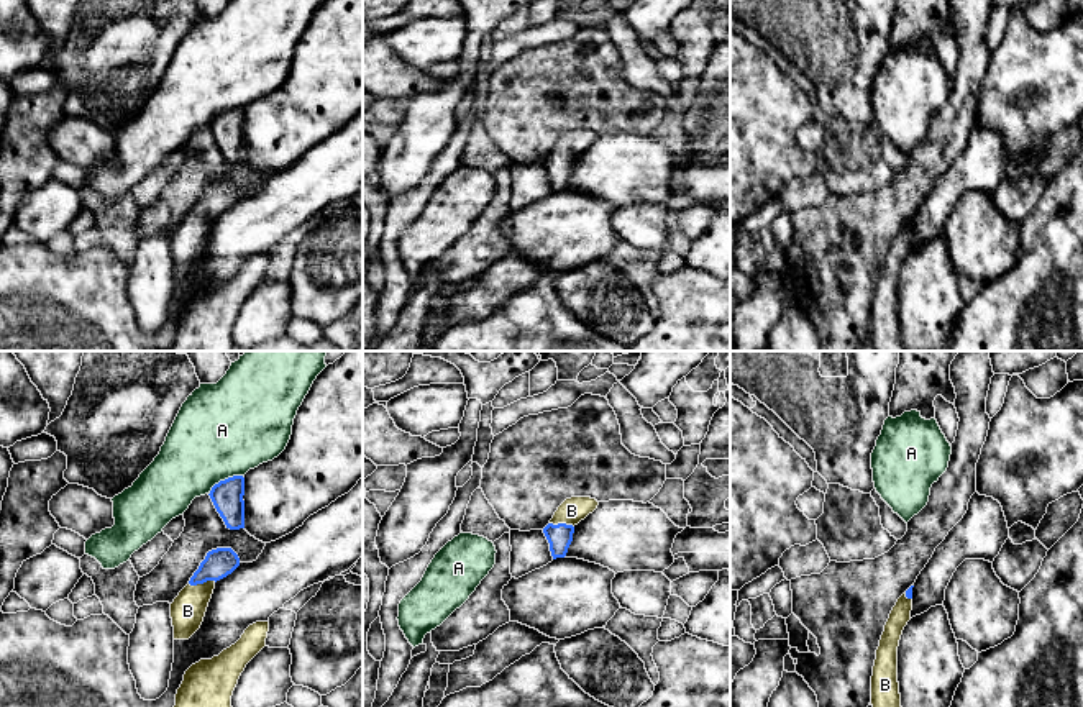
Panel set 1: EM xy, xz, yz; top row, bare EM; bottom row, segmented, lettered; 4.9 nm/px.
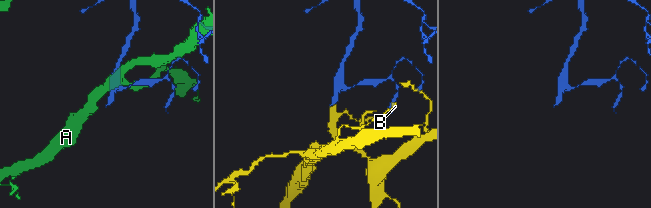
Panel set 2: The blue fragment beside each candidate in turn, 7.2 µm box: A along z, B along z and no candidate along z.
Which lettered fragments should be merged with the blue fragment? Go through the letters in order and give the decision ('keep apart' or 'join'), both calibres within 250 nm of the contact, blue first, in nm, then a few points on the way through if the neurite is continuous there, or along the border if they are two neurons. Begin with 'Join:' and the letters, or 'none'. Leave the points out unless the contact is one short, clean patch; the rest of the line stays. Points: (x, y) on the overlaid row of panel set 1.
Join: B
A: keep apart; calibres 160 and 460 nm
B: join; calibres 150 and 170 nm; way xy (219, 563), (202, 583), (187, 611)

